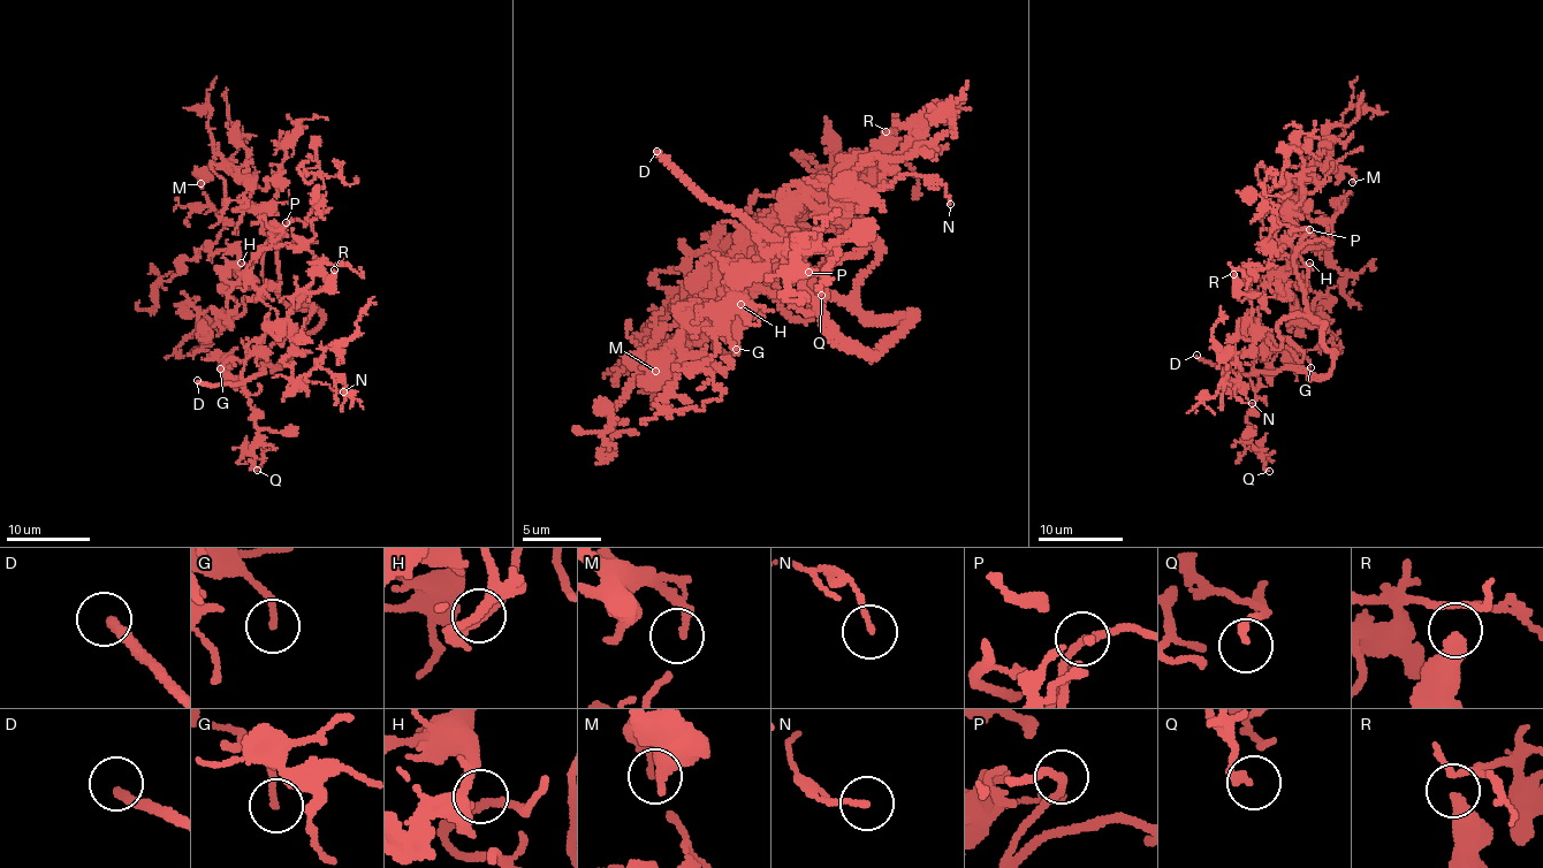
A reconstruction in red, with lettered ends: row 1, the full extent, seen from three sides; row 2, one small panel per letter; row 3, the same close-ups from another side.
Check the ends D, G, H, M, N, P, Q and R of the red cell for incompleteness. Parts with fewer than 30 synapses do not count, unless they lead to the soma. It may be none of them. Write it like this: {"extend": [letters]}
{"extend": ["D"]}

